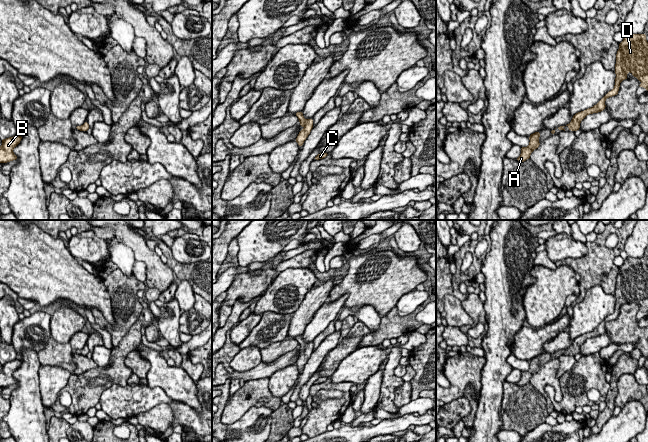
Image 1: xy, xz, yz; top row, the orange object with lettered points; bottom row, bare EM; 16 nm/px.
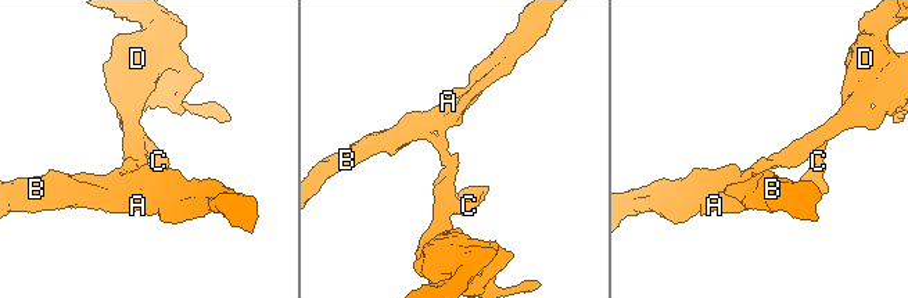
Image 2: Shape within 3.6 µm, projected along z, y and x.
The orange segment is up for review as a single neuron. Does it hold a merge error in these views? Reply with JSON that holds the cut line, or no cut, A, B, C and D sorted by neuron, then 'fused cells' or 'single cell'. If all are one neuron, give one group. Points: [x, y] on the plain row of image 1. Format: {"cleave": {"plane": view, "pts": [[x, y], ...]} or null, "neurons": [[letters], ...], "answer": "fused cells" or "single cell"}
{"cleave": null, "neurons": [["A", "B", "C", "D"]], "answer": "single cell"}

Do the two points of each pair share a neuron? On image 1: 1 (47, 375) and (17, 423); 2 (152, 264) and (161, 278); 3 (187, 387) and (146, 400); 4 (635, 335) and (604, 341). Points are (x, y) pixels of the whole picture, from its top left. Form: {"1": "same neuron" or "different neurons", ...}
{"1": "different neurons", "2": "same neuron", "3": "different neurons", "4": "different neurons"}

